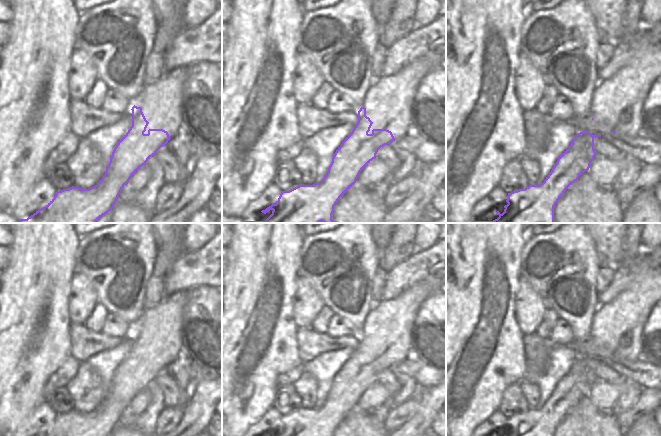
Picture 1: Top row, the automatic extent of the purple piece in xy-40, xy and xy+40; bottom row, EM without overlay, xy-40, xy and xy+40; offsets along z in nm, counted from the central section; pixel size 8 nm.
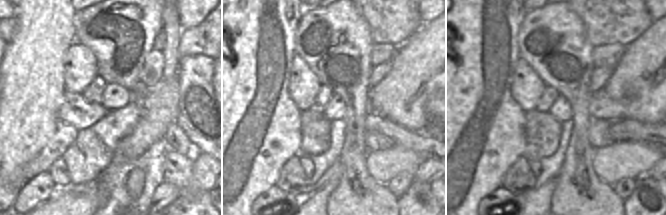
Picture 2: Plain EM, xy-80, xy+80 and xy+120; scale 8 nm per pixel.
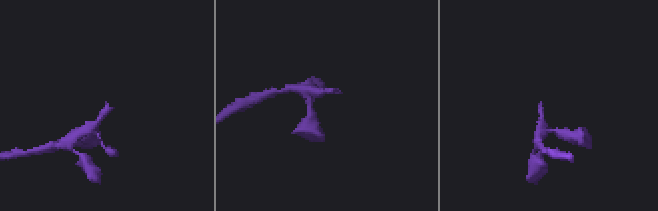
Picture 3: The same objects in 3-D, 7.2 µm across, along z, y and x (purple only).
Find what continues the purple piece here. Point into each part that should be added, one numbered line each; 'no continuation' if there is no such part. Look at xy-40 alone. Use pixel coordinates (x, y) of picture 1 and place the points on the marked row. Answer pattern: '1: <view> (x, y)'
1: xy-40 (161, 103)

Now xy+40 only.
1: xy+40 (617, 102)

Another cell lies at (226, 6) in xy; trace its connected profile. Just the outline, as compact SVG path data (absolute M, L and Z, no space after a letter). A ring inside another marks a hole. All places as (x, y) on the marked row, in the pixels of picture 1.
M222 0L222 22L226 23L232 16L232 6L229 0Z

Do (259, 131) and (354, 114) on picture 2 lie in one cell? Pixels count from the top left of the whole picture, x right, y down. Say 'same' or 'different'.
different

